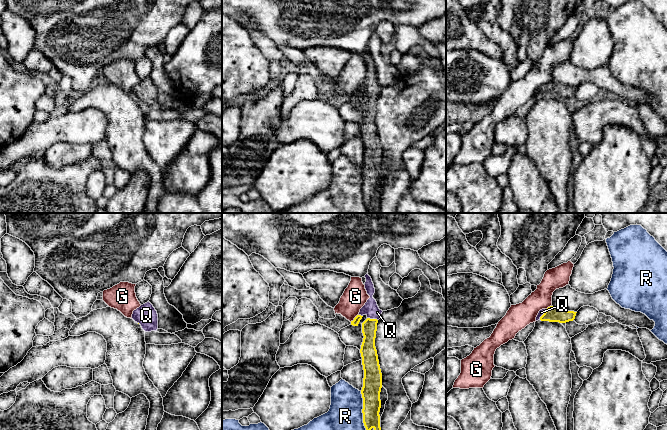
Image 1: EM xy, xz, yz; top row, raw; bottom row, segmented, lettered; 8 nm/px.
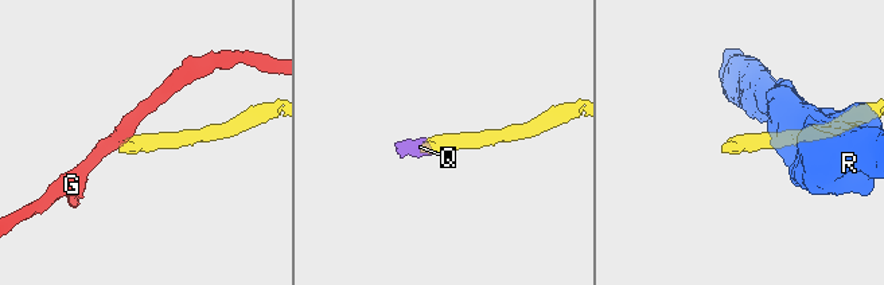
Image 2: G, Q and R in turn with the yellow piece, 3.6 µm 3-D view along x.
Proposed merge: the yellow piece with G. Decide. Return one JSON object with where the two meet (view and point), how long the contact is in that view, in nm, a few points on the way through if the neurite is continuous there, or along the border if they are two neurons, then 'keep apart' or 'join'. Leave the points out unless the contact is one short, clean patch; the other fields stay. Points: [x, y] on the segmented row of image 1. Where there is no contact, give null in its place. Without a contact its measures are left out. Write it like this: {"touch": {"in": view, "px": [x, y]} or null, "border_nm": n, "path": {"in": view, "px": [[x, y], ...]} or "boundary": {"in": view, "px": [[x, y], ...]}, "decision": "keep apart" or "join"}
{"touch": {"in": "xz", "px": [354, 318]}, "border_nm": 90, "boundary": {"in": "xz", "px": [[358, 314], [350, 321]]}, "decision": "keep apart"}

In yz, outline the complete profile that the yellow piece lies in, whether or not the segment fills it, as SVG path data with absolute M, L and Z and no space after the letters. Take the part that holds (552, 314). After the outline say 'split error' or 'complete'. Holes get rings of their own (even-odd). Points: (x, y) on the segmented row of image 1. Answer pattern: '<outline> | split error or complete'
M550 306L547 309L542 309L539 311L536 321L549 321L549 322L559 322L566 323L573 321L575 319L577 312L568 311L564 308Z | split error

